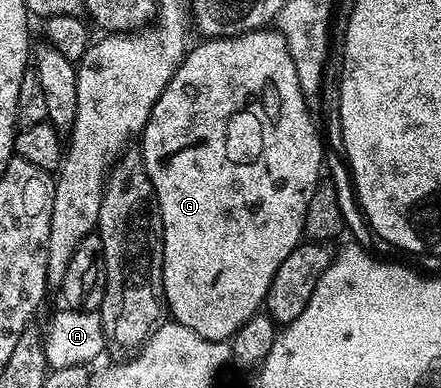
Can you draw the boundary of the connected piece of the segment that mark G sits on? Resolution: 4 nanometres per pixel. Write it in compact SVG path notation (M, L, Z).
M262 28L259 30L248 30L245 34L237 34L234 38L210 38L201 40L197 47L190 49L184 60L178 66L177 71L171 76L171 80L167 84L167 88L163 88L163 92L159 96L159 100L155 104L155 108L151 108L149 119L145 125L145 129L140 131L141 147L139 153L141 162L145 166L145 175L149 177L153 185L153 192L157 199L157 213L161 216L161 275L163 276L163 302L171 313L172 321L183 324L187 328L191 328L191 332L195 332L199 336L203 336L212 342L224 342L232 339L233 333L243 324L247 324L247 320L251 320L251 316L258 313L265 305L265 297L271 288L271 280L275 280L275 272L279 268L279 264L283 264L283 260L287 260L287 256L302 241L305 233L305 217L307 216L307 208L311 204L311 196L315 192L318 182L322 181L321 161L325 158L325 150L321 147L321 134L317 131L317 126L313 123L313 118L309 115L310 103L307 101L305 94L301 91L299 84L299 72L295 72L295 60L291 60L291 52L285 43L285 37L273 28Z

